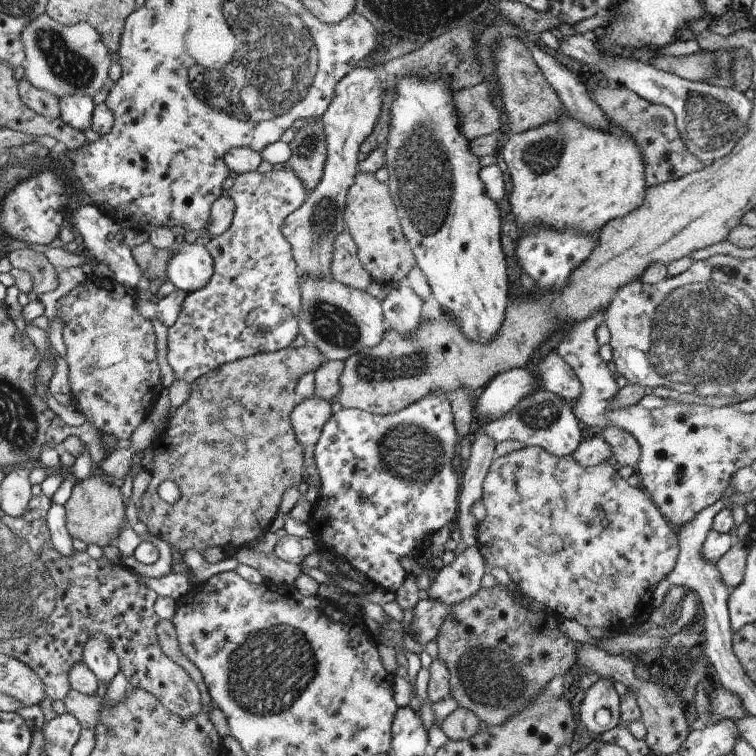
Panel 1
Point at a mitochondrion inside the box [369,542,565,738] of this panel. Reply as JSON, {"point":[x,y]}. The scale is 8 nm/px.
{"point":[489,677]}

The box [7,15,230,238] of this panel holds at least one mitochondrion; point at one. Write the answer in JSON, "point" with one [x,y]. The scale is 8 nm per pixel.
{"point":[67,64]}

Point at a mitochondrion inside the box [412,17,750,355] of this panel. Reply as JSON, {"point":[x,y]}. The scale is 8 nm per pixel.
{"point":[711,124]}

